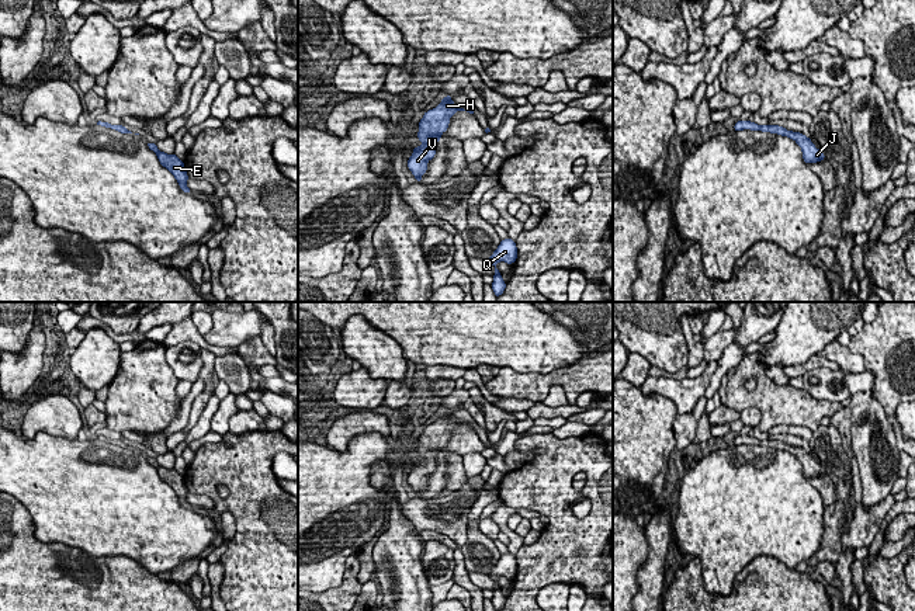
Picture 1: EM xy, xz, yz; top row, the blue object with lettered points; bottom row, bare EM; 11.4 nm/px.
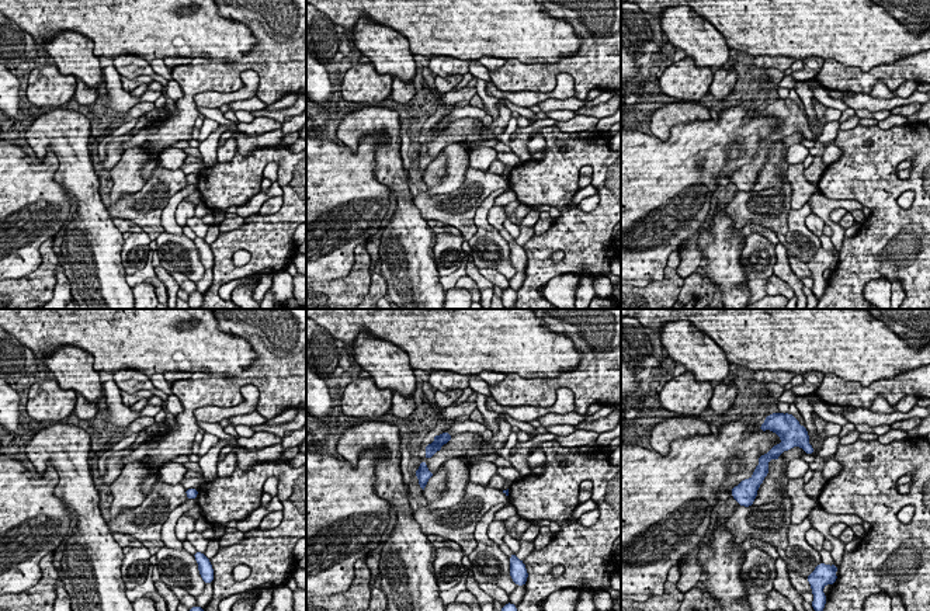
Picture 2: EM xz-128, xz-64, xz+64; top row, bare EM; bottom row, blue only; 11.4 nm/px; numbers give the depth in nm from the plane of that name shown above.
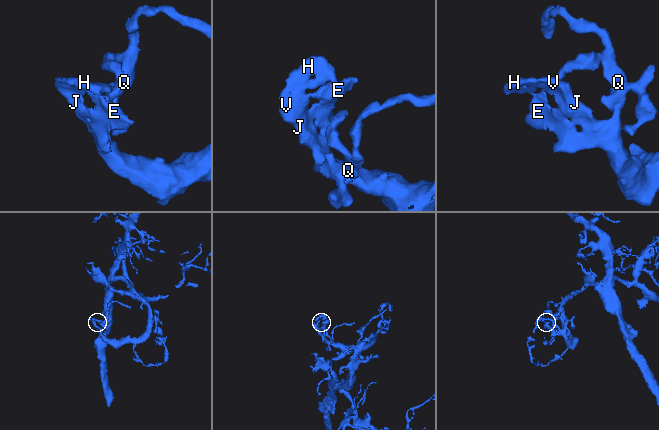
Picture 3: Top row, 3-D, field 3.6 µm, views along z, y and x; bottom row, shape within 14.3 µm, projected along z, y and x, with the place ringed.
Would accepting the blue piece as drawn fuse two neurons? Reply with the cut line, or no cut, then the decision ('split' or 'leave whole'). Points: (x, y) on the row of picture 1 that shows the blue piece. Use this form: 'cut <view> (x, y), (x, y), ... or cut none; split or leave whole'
cut none; leave whole

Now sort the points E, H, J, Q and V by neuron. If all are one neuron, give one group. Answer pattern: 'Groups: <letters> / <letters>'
Groups: E H J Q V

